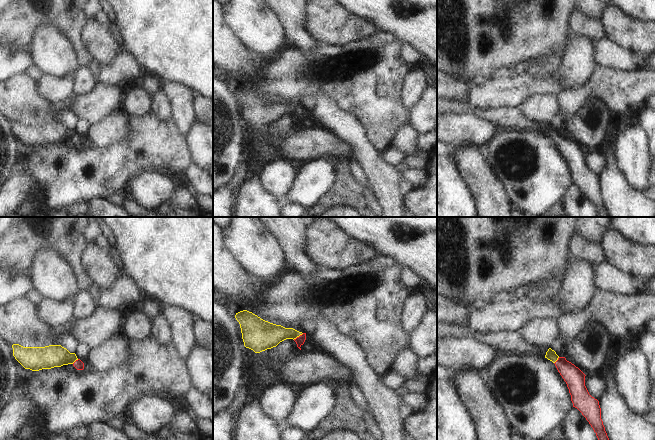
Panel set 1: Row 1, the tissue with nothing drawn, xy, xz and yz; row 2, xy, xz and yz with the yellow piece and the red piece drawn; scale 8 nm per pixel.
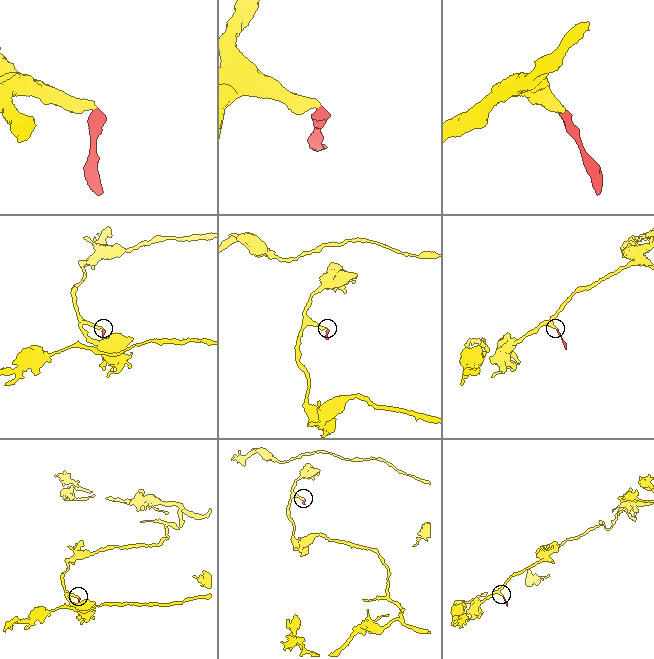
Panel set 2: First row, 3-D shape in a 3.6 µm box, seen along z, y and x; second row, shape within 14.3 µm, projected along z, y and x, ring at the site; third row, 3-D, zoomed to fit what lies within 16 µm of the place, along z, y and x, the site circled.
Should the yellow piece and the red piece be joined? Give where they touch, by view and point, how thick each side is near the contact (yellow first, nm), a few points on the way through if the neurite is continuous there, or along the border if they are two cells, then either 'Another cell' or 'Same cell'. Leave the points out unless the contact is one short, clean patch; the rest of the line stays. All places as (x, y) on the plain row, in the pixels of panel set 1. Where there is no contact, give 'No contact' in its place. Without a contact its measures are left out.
Touches yellow at xz (298, 112). Thickness 220 nm (yellow) against 70 nm. Path across: xz (267, 111), (298, 112), (300, 116). Same cell.

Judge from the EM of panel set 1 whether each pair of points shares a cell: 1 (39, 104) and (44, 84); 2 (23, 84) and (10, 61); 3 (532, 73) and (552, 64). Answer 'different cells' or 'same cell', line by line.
1: different cells
2: different cells
3: same cell

